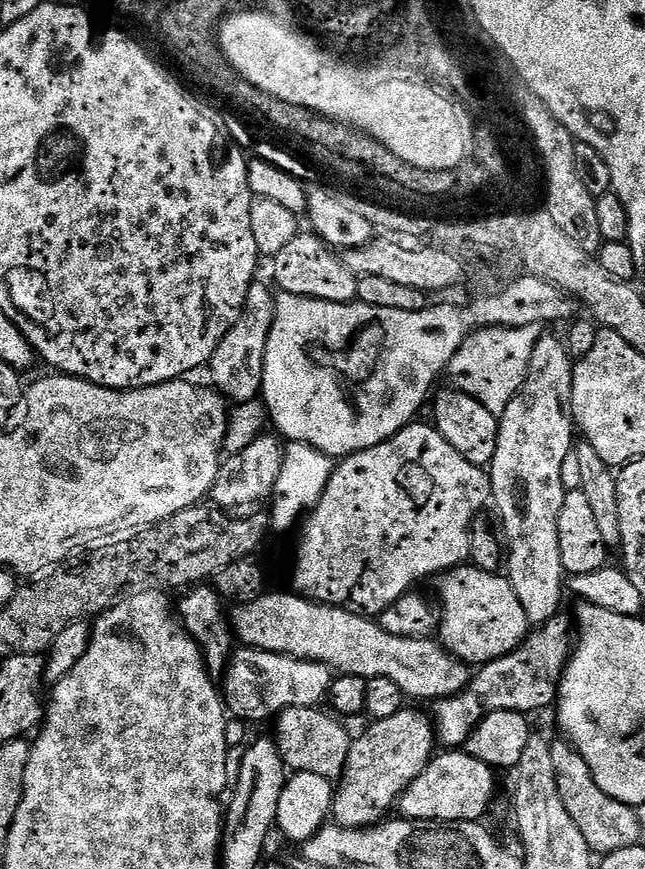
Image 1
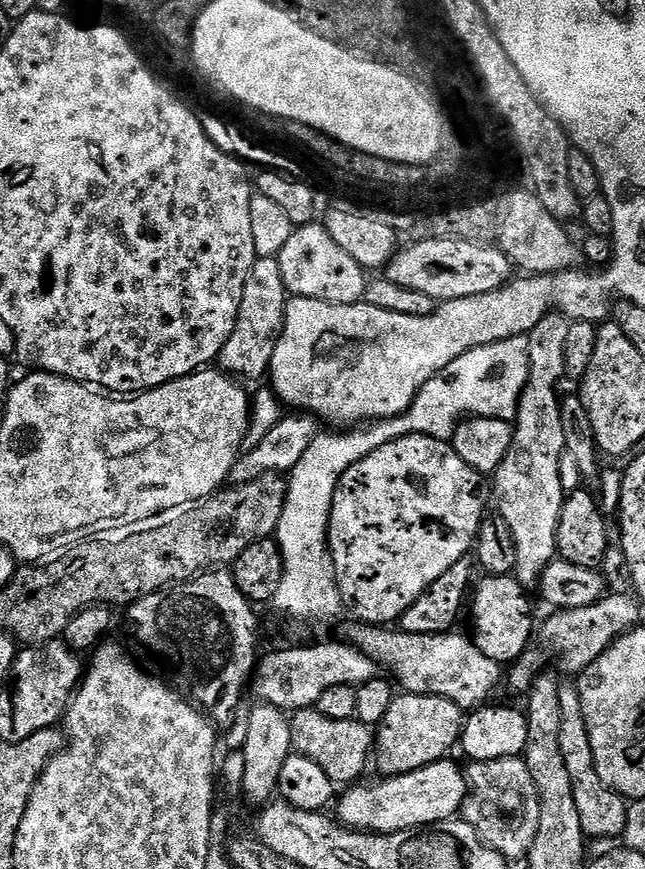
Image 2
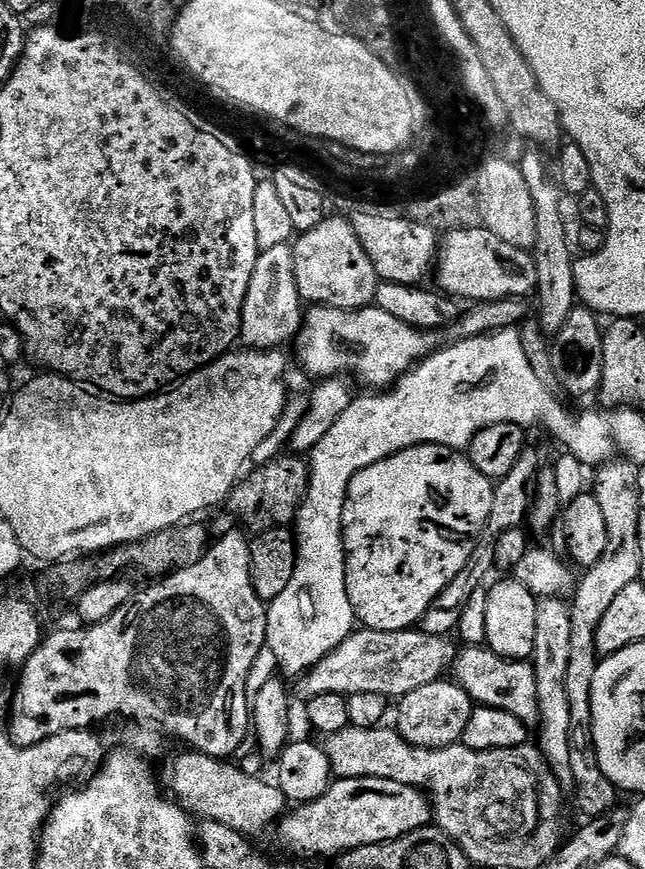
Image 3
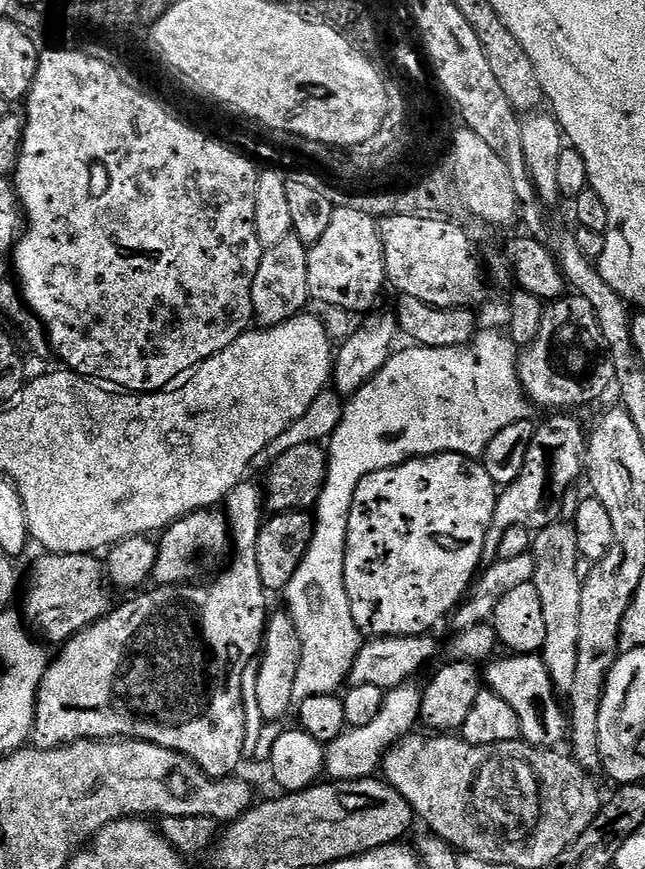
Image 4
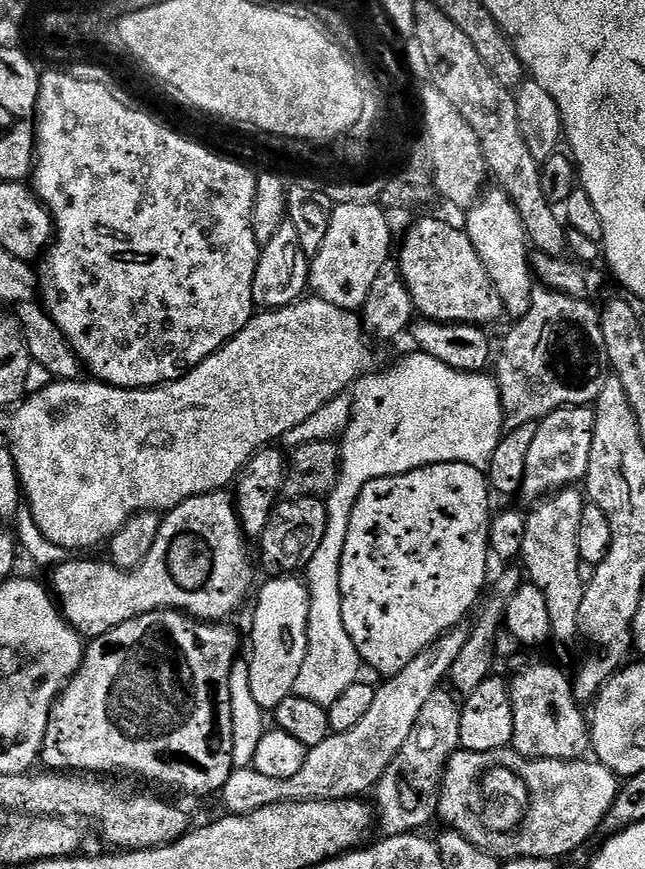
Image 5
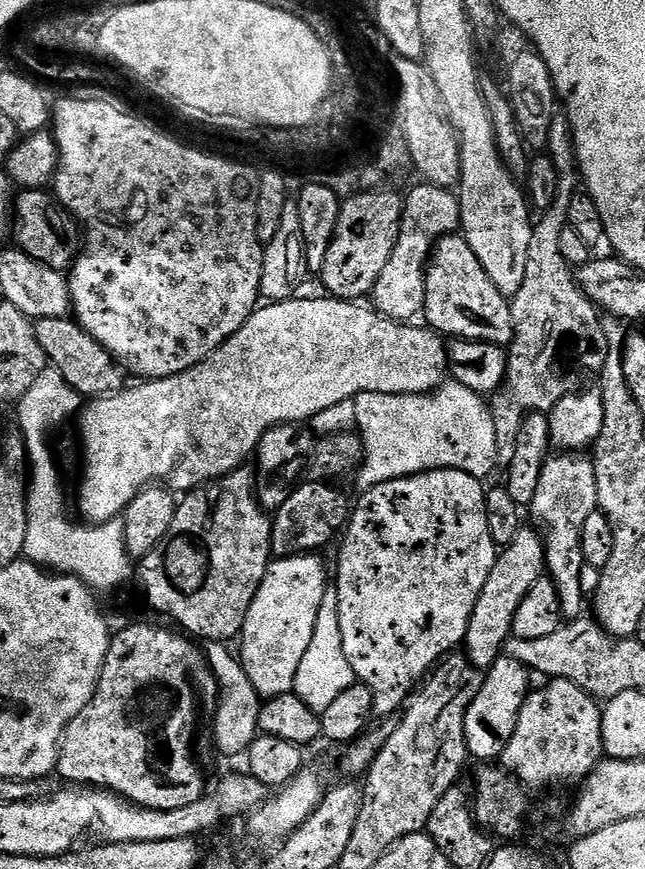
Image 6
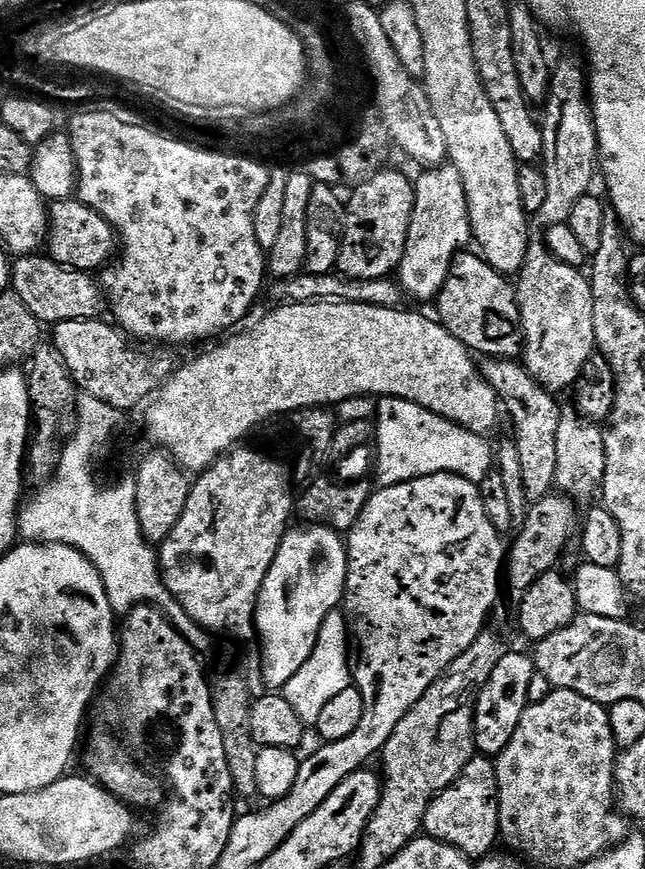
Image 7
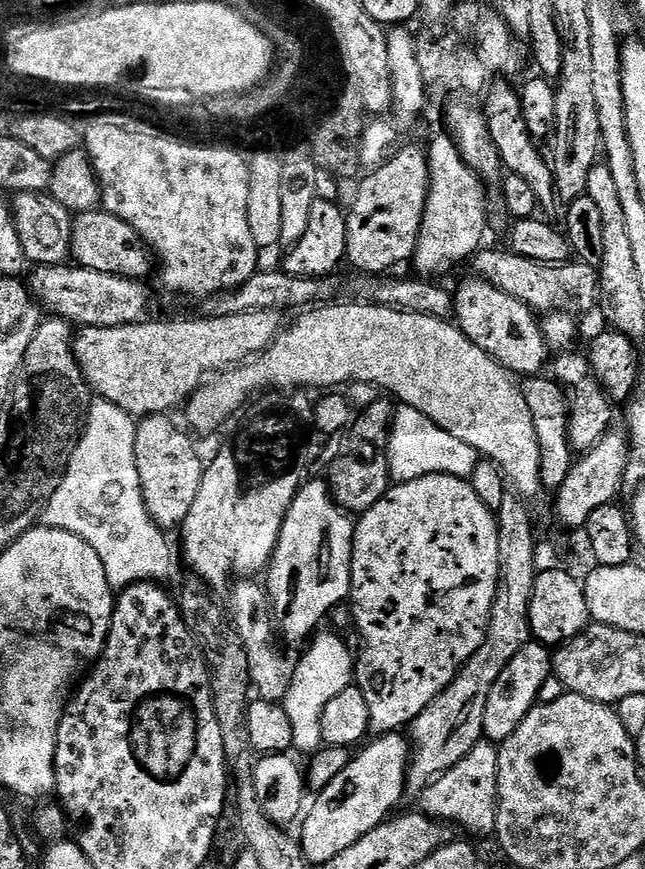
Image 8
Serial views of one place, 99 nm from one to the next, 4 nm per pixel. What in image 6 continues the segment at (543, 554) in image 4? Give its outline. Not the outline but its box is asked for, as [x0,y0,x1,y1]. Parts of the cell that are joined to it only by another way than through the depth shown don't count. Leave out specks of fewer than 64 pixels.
[530,454,598,621]

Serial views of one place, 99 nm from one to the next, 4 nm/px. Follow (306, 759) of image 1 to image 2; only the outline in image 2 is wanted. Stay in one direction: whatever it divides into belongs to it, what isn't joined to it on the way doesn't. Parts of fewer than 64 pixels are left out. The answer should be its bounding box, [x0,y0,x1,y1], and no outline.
[291,708,374,785]

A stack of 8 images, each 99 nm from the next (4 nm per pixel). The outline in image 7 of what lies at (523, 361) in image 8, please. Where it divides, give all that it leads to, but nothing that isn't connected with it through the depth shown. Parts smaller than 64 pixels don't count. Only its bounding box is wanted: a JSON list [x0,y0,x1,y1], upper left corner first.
[434,250,524,360]

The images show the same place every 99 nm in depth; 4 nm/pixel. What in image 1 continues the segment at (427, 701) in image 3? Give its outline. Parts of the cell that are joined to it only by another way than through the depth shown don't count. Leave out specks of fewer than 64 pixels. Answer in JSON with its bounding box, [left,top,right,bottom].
[331,706,438,828]

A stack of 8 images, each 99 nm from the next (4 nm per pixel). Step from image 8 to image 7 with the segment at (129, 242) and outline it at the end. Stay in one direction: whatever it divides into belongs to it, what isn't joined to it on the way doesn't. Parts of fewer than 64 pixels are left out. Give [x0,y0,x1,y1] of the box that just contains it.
[46,198,118,274]

